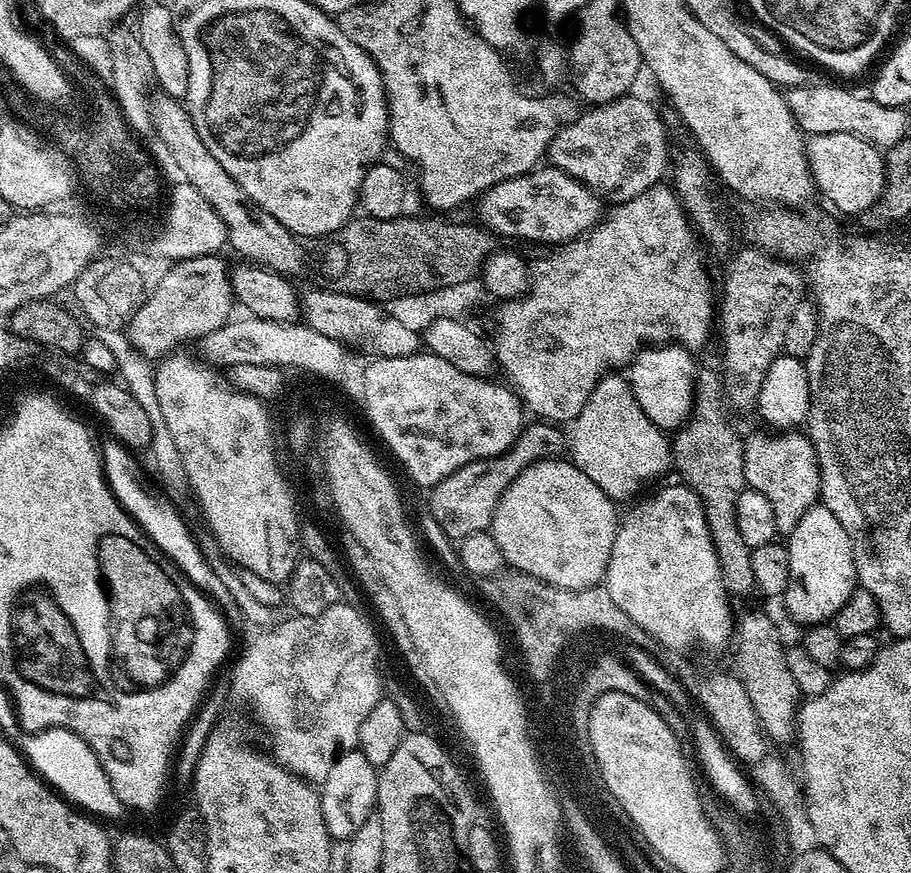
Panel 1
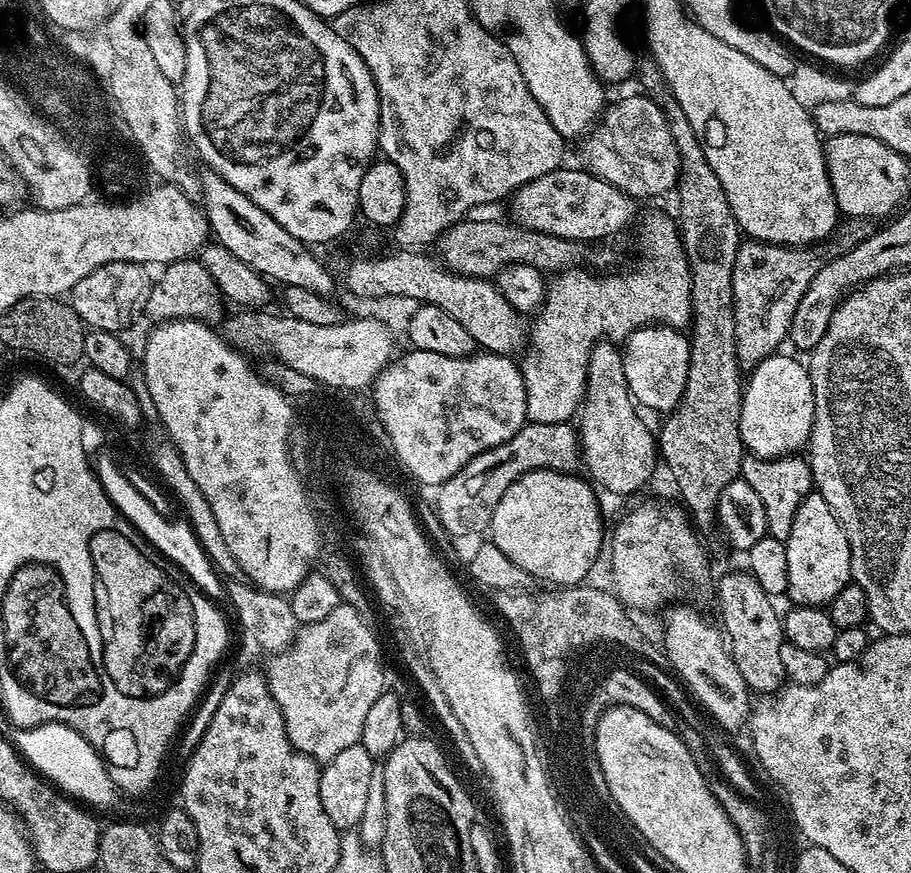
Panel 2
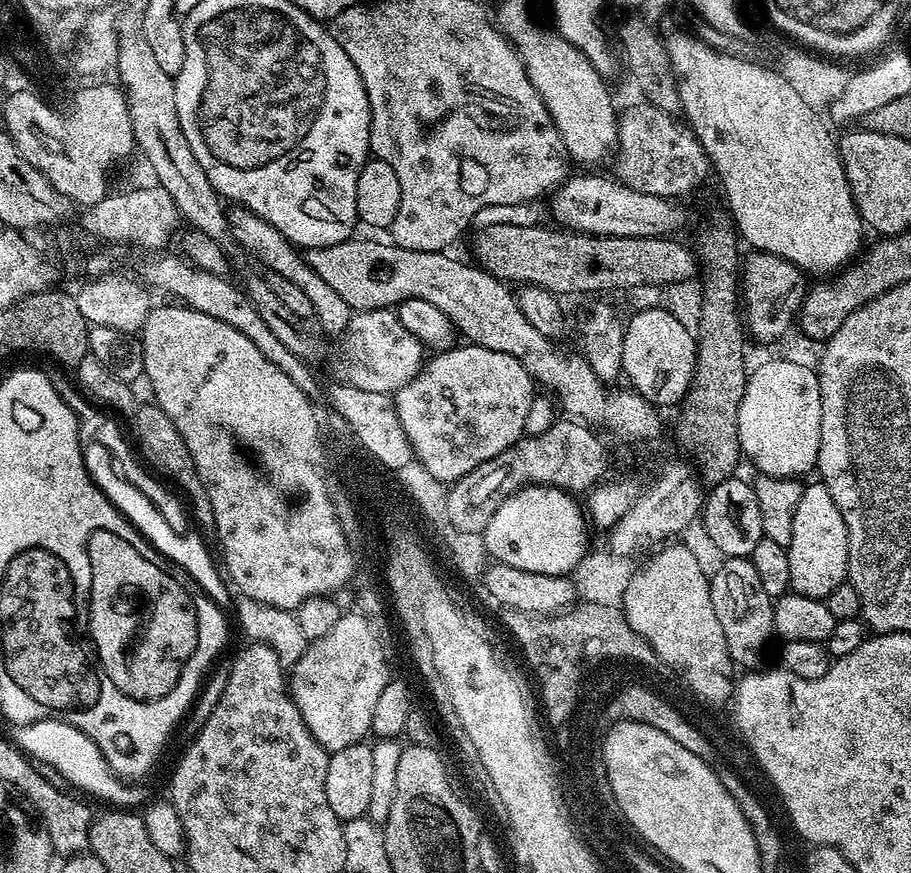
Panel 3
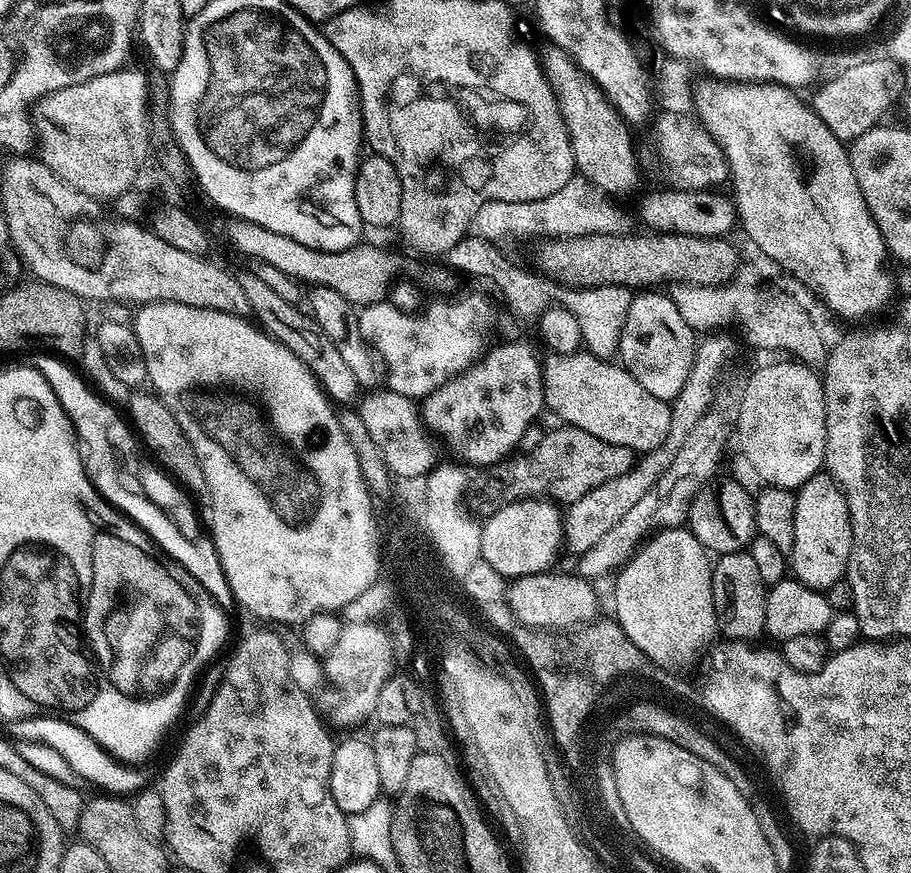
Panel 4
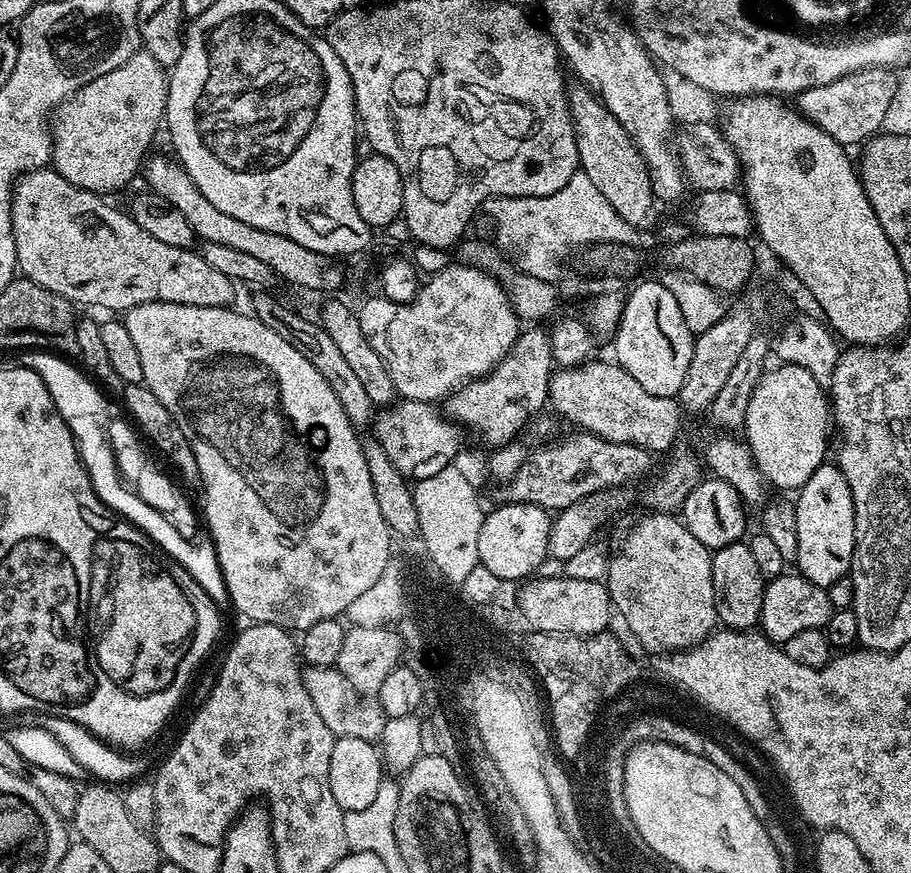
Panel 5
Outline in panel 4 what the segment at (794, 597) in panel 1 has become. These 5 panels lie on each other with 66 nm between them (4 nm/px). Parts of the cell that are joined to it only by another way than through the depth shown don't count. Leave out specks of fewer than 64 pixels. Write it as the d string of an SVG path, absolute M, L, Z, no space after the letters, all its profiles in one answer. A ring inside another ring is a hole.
M821 470L795 493L794 546L790 553L790 572L806 587L826 590L845 579L852 549L852 527L846 500L827 471Z

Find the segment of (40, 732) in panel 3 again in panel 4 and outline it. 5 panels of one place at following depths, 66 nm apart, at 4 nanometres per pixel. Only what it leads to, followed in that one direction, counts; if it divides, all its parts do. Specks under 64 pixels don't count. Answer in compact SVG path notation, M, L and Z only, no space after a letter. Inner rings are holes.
M46 716L33 718L31 720L11 721L8 725L7 735L14 740L27 743L41 743L48 745L58 752L68 762L74 772L85 778L89 785L98 786L107 795L132 796L139 791L143 791L149 785L147 774L139 767L130 767L116 760L88 732L84 732L80 727L74 726L68 720L63 720L57 716Z

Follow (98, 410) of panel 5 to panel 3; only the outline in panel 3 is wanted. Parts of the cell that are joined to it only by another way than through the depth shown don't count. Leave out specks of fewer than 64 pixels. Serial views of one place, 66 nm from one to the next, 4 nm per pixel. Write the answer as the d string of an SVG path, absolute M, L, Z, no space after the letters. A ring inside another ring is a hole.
M85 443L83 450L84 465L90 474L90 478L98 486L100 493L102 493L167 560L171 560L173 564L177 564L182 570L186 570L186 574L190 574L192 581L194 581L211 600L221 606L227 606L227 604L231 605L234 596L228 593L229 585L226 583L225 577L222 575L218 564L218 569L216 569L216 564L212 561L212 556L208 553L207 546L204 545L198 537L192 536L193 534L174 532L173 527L162 518L162 514L155 509L155 506L142 494L141 490L136 489L135 486L124 479L120 468L116 469L116 464L112 461L110 454L112 452L108 446L98 443Z

